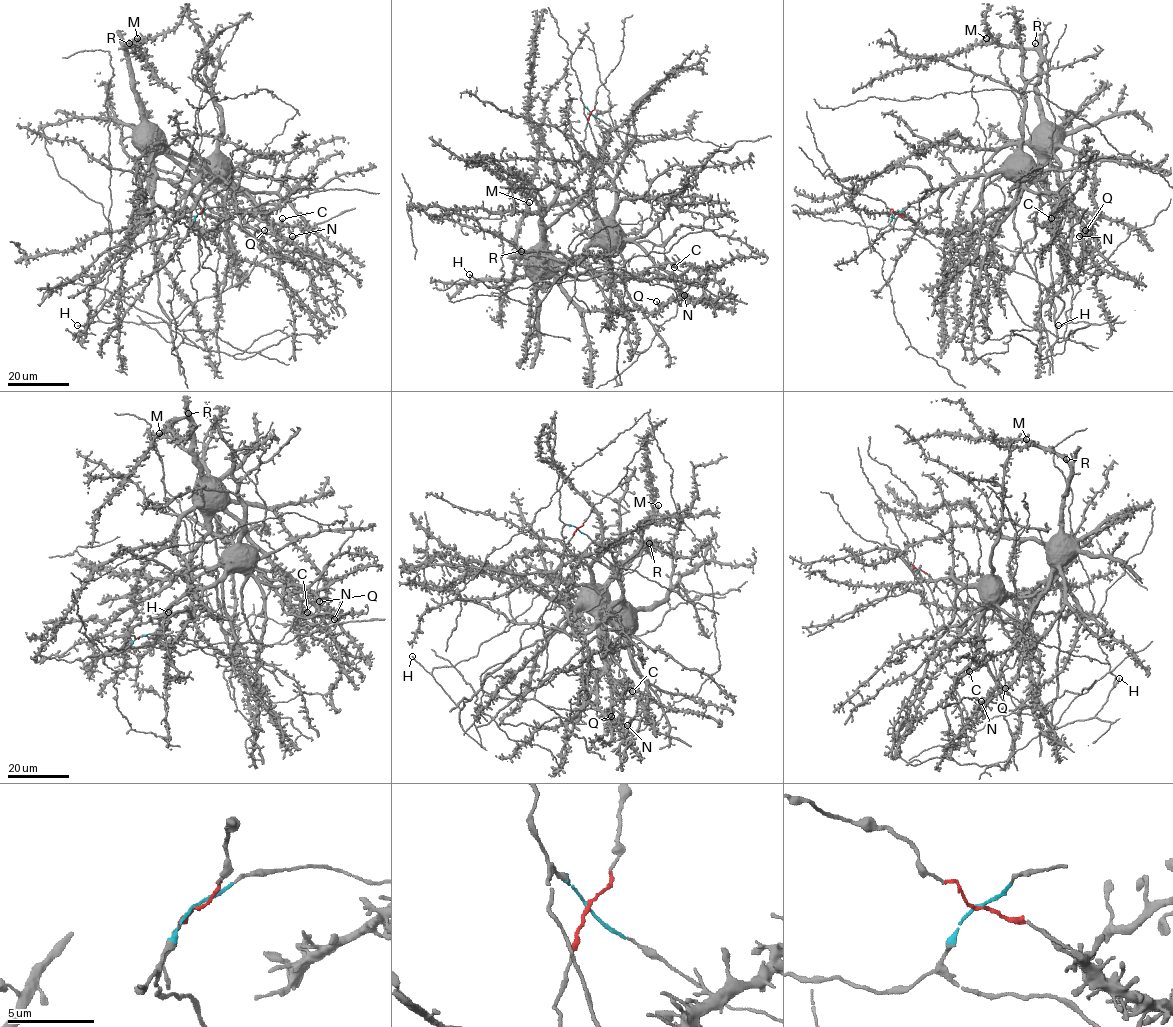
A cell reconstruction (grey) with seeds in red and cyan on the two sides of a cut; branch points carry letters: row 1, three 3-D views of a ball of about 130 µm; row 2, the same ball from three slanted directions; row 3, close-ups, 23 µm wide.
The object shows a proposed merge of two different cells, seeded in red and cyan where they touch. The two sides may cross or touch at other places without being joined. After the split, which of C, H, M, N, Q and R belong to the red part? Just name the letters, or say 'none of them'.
none of them

